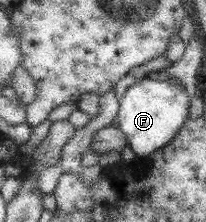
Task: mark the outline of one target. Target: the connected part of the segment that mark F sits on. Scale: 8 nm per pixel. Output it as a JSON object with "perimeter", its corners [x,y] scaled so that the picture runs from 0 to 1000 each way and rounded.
{"perimeter":[[[684,351],[680,369],[626,387],[592,419],[573,468],[568,577],[597,595],[660,716],[714,712],[825,644],[854,586],[883,572],[913,532],[917,459],[893,401],[825,383],[811,360]]]}

